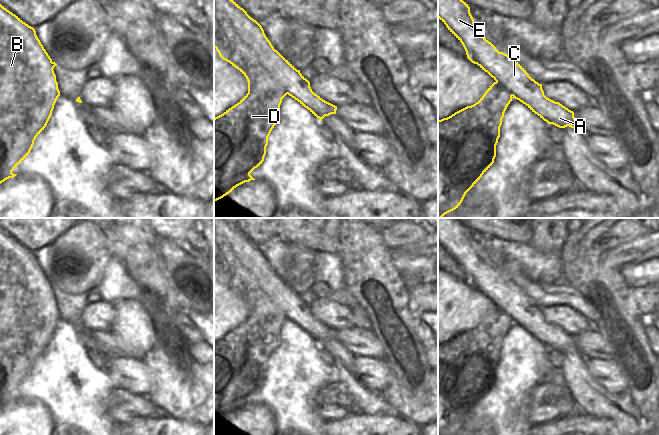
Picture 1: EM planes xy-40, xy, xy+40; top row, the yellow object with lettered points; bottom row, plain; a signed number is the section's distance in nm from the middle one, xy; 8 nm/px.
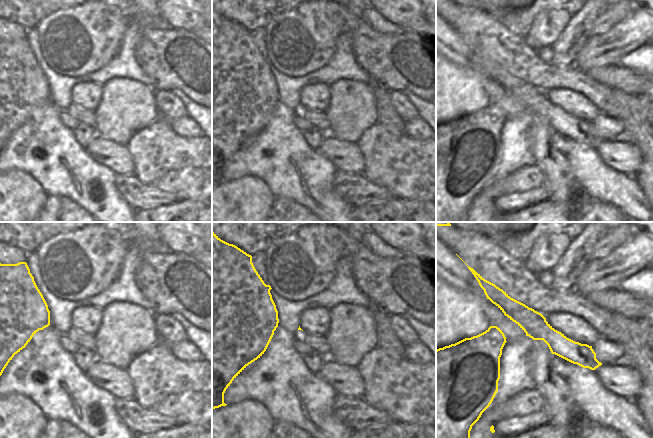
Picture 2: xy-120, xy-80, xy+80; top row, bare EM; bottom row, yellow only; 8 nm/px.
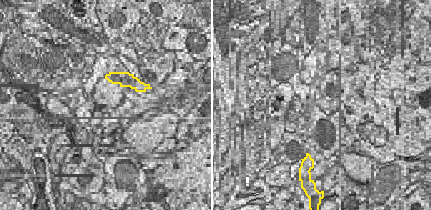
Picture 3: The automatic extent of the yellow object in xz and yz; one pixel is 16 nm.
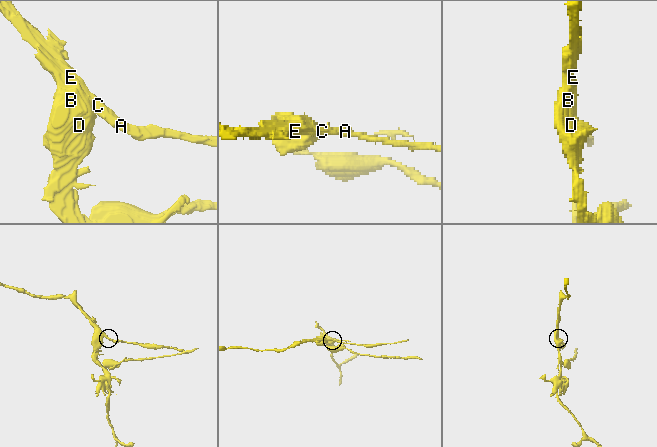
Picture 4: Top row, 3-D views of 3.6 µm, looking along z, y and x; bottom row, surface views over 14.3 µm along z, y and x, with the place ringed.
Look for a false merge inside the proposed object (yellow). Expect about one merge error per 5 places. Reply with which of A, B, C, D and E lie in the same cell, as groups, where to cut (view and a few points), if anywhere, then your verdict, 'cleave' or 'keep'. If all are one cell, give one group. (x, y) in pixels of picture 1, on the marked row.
groups A C / B D E; cut xy (282, 56), (278, 61), (270, 65), (270, 73), (287, 93); cleave

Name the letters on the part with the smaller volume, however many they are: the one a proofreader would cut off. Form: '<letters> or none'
A, C

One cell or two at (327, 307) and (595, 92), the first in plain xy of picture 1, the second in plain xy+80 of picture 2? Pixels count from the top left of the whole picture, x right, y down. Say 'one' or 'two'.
two

